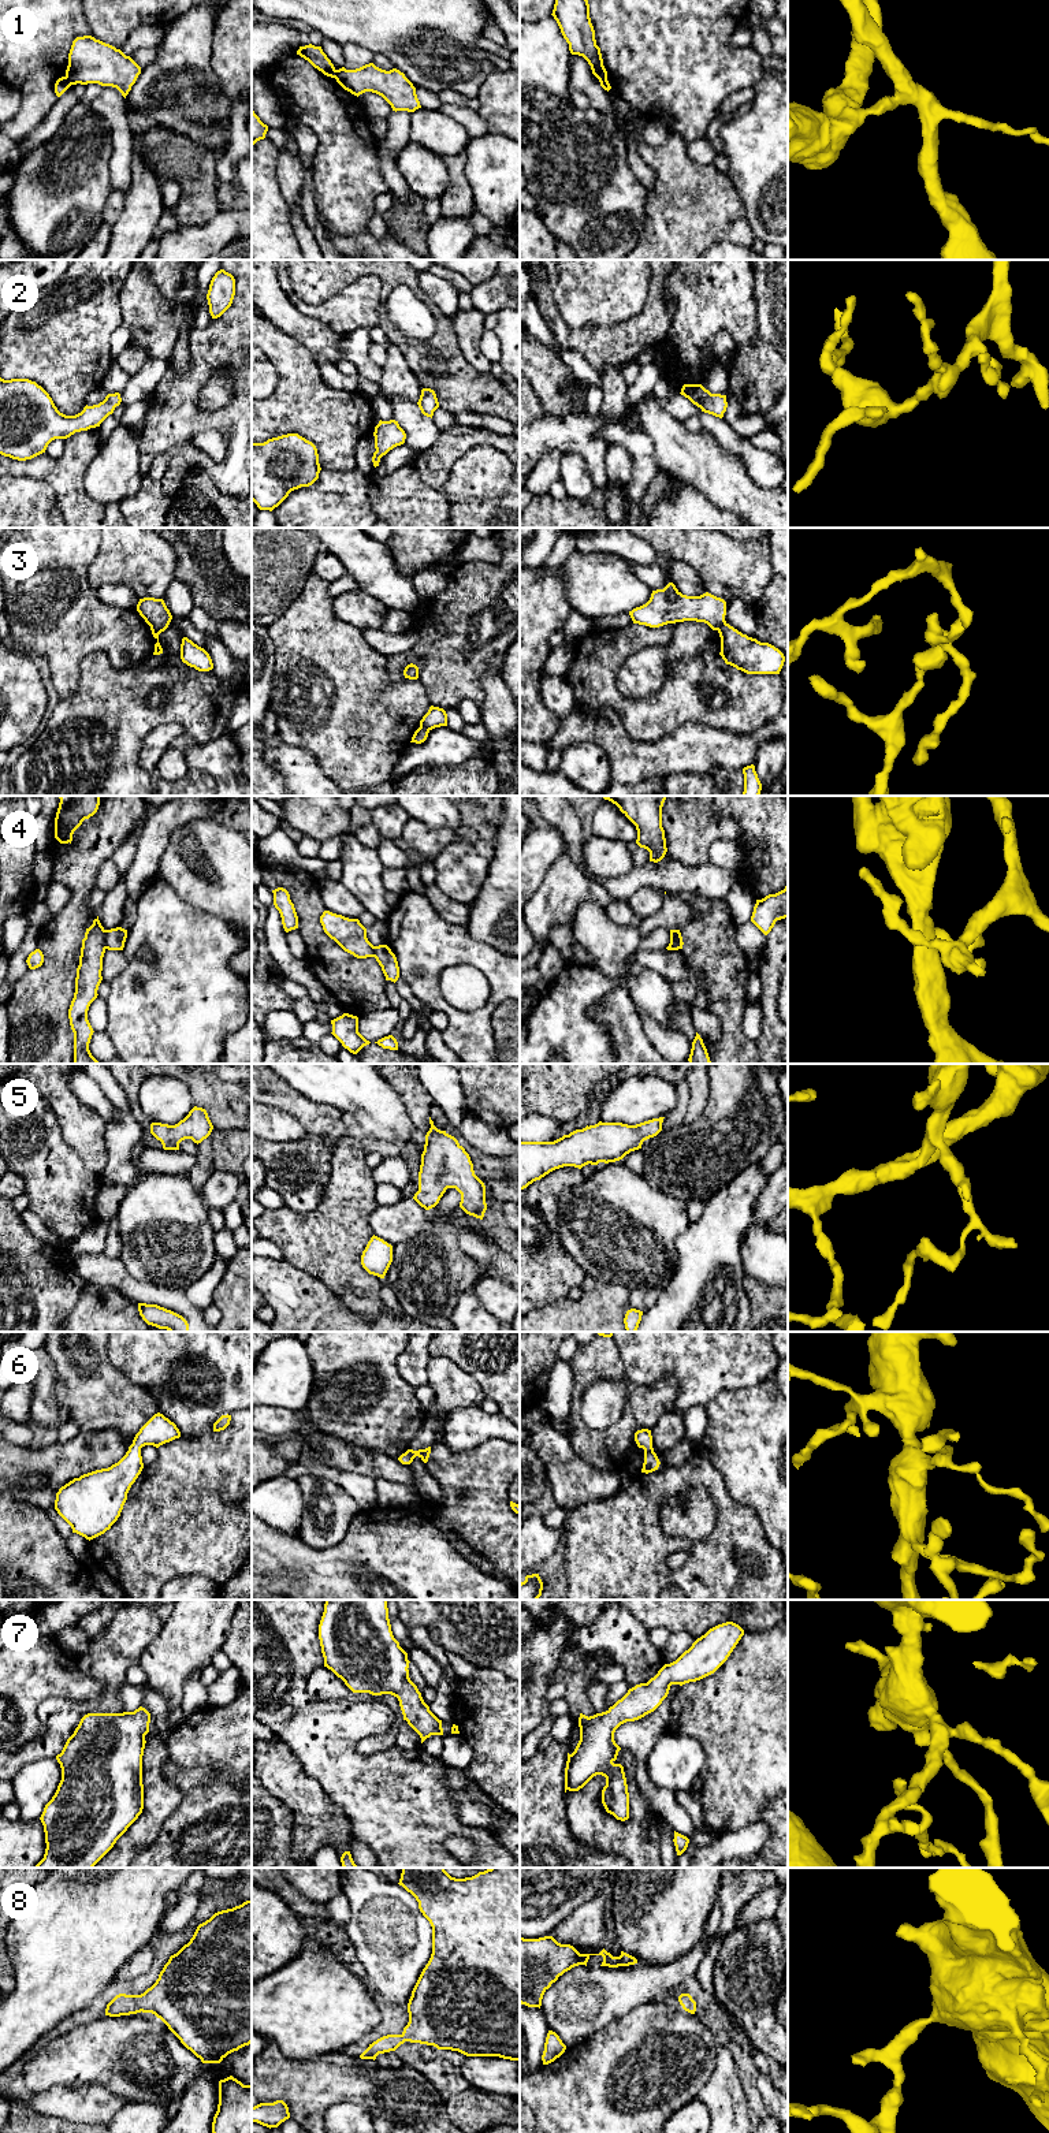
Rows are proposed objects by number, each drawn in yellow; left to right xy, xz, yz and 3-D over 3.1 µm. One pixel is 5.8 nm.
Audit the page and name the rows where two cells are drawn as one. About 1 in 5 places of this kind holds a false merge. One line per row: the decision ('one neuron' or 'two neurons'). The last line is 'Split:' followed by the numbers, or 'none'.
1: two neurons
2: one neuron
3: two neurons
4: two neurons
5: one neuron
6: one neuron
7: one neuron
8: one neuron
Split: 1, 3, 4

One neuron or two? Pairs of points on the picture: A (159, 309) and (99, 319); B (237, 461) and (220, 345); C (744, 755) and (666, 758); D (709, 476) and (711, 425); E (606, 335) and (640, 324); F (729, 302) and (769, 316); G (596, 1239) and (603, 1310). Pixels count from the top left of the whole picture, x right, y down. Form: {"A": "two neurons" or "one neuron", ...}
{"A": "two neurons", "B": "one neuron", "C": "one neuron", "D": "two neurons", "E": "one neuron", "F": "two neurons", "G": "two neurons"}

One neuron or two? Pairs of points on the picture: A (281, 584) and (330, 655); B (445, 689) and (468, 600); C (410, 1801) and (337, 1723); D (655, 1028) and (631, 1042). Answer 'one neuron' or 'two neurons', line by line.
A: two neurons
B: one neuron
C: one neuron
D: two neurons

